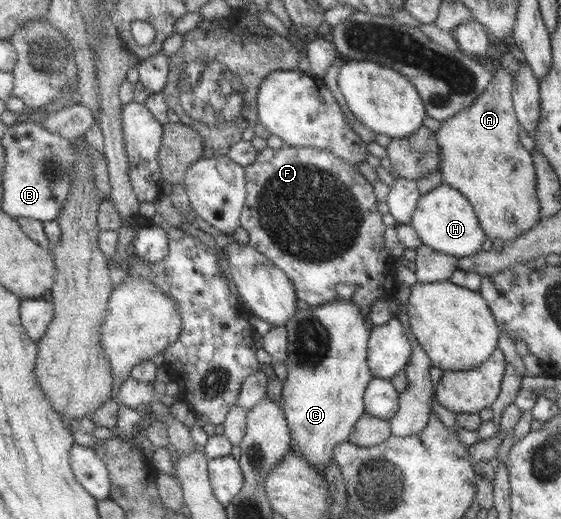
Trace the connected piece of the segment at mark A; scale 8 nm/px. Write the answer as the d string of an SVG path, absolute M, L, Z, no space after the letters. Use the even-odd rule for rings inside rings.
M508 59L475 102L441 121L434 133L442 181L469 200L487 238L504 242L519 237L540 220L531 152L521 146L517 136L520 125L510 97L512 64Z

